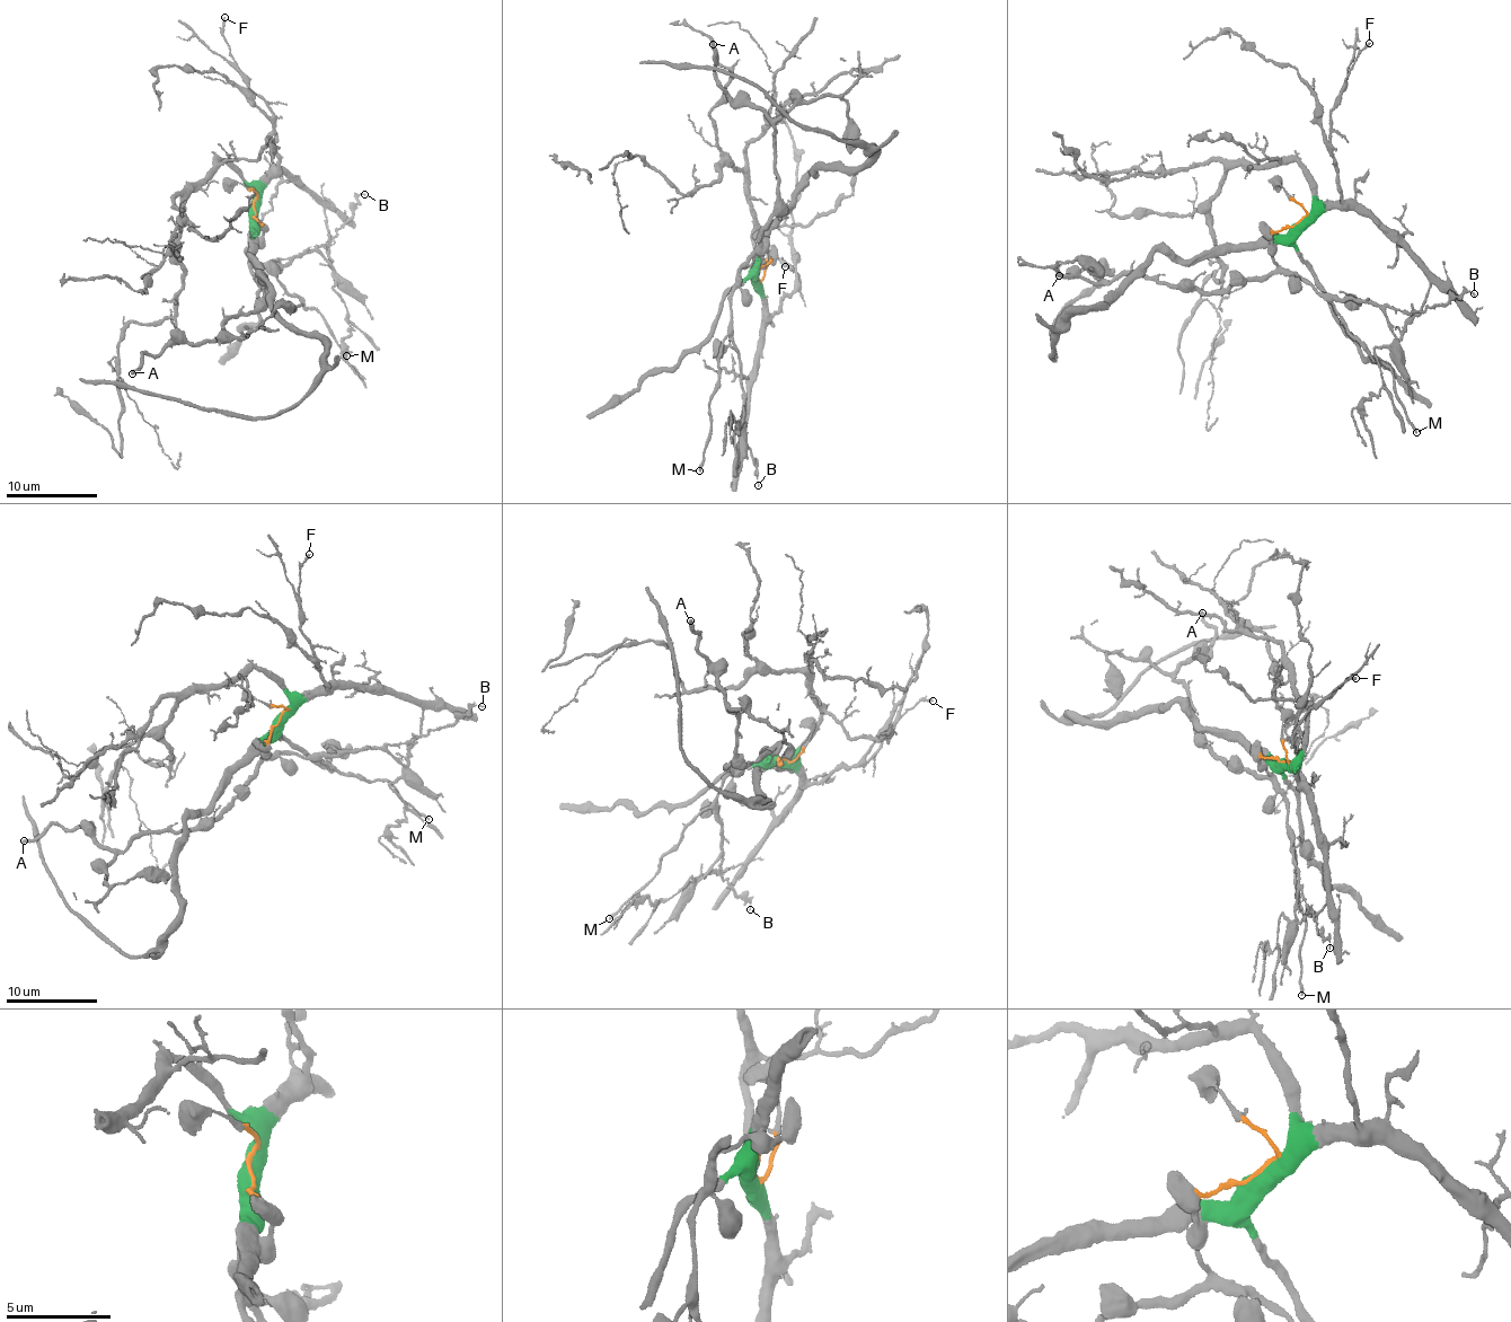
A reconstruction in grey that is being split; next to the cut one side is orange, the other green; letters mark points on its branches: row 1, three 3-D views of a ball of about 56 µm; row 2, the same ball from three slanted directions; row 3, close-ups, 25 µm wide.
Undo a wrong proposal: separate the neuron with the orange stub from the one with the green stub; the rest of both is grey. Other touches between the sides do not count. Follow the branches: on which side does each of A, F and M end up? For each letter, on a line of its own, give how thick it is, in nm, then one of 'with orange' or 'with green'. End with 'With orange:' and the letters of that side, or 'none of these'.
A: 320 nm | with orange
F: 160 nm | with green
M: 200 nm | with orange
With orange: A, M

